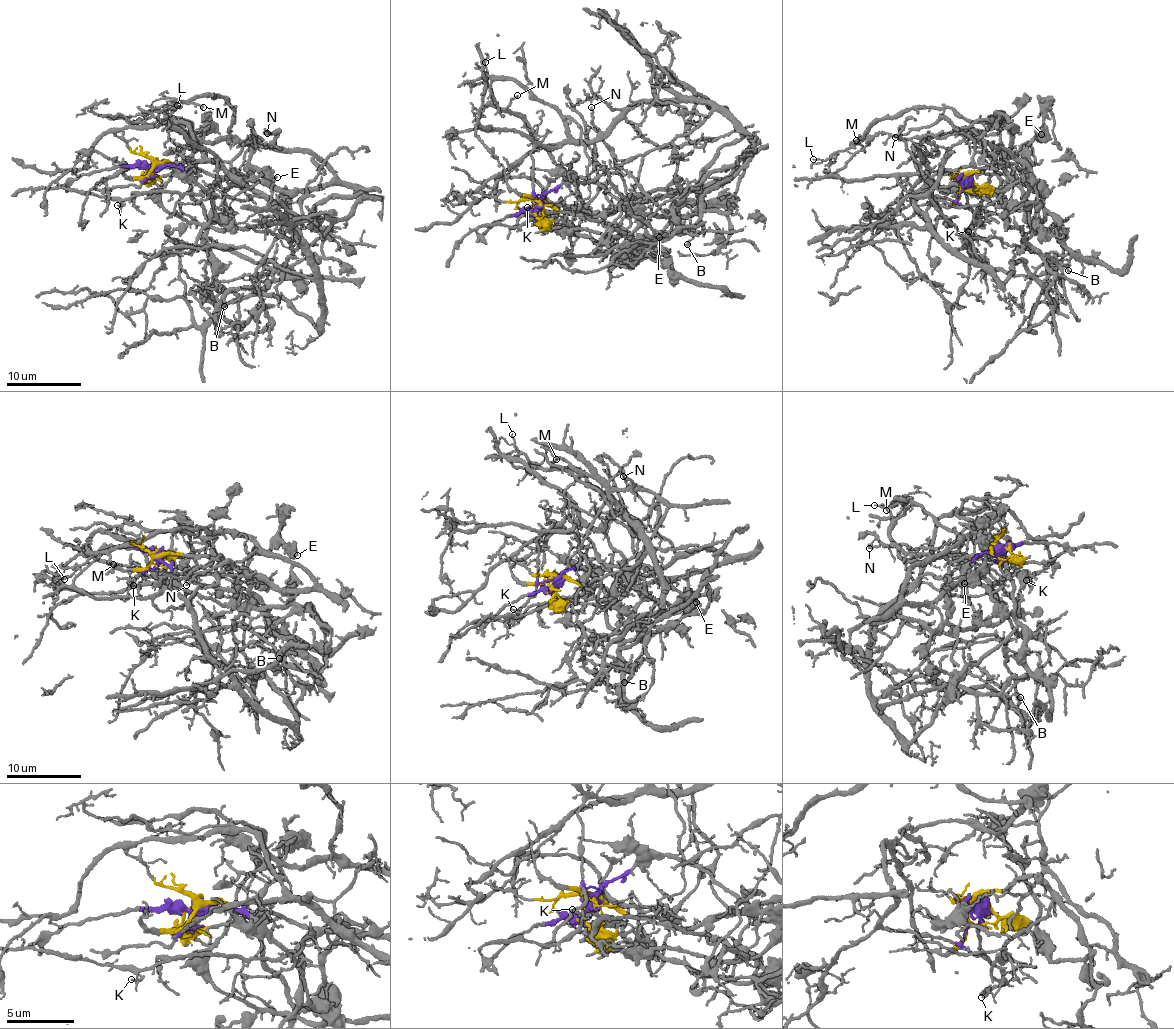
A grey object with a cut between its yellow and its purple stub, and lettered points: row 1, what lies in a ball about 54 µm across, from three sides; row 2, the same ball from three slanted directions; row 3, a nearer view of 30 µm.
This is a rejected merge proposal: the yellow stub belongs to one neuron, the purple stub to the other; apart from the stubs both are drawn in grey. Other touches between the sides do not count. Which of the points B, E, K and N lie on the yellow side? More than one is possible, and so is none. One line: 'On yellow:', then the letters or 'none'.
On yellow: B, E, K, N

